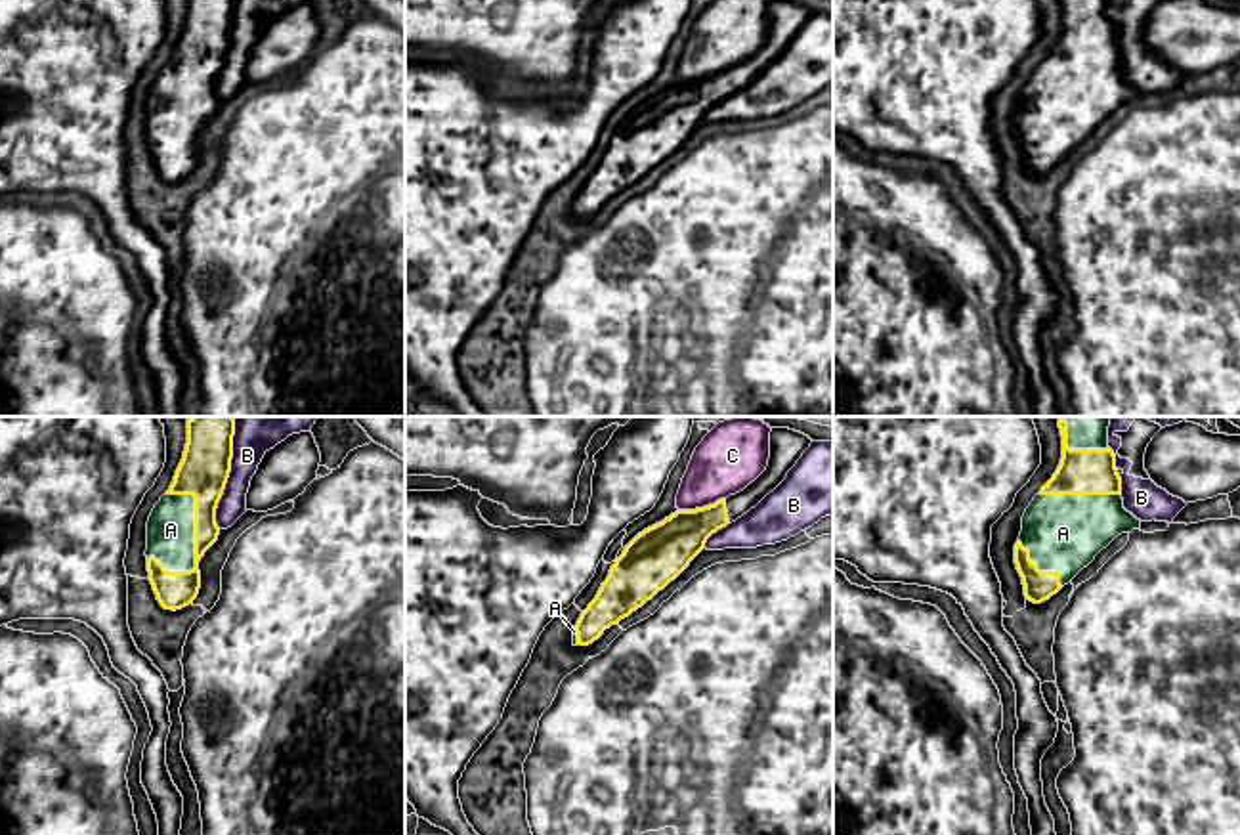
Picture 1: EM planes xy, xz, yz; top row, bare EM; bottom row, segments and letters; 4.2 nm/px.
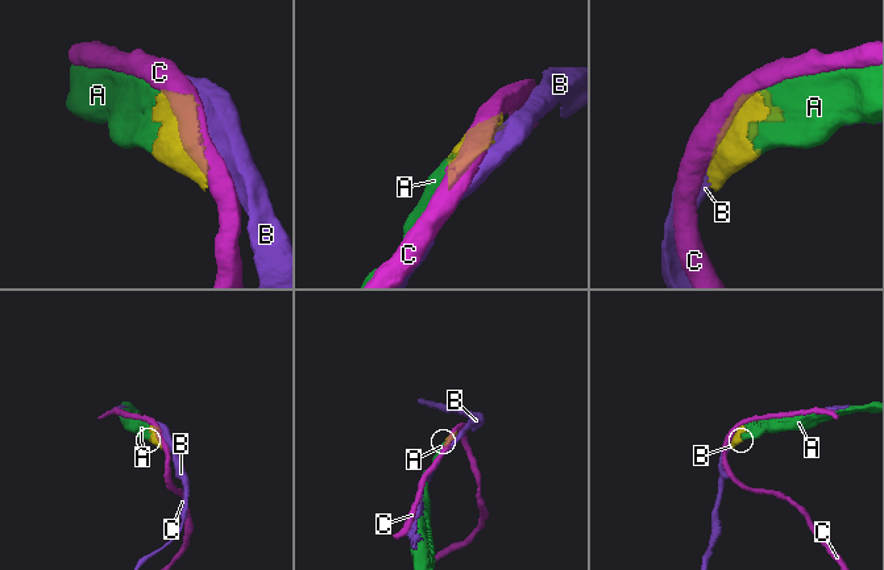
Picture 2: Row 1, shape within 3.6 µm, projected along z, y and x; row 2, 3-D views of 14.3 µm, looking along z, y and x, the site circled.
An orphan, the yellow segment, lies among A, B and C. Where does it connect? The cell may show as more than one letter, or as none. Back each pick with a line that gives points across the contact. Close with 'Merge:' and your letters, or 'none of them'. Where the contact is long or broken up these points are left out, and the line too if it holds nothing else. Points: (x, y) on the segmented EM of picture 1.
Merge: A

